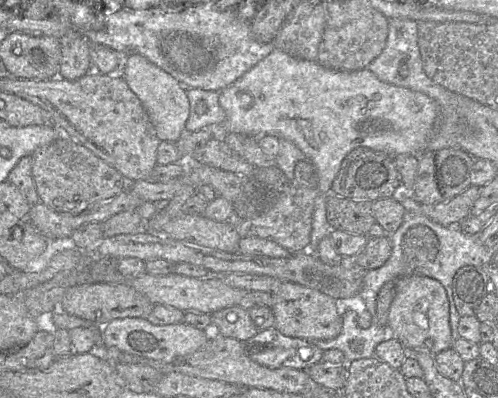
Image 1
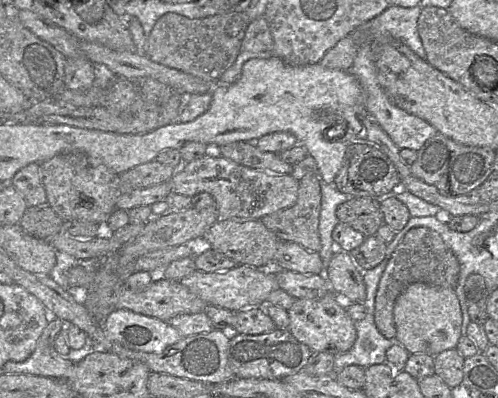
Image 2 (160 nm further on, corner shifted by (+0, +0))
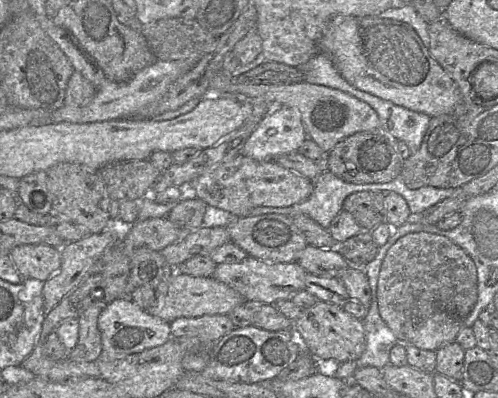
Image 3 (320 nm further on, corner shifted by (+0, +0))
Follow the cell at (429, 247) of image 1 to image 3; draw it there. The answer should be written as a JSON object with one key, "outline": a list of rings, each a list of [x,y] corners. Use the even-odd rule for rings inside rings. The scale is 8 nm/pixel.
{"outline":[[[409,233],[388,250],[377,285],[379,314],[398,342],[412,345],[415,330],[437,312],[464,320],[478,299],[477,268],[471,257],[445,236]]]}

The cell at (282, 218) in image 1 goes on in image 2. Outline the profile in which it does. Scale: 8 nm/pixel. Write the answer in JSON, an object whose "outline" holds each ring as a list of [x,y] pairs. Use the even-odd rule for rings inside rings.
{"outline":[[[307,171],[299,181],[296,203],[284,210],[264,216],[261,222],[281,241],[291,241],[308,251],[319,252],[319,217],[321,180],[316,172]]]}

